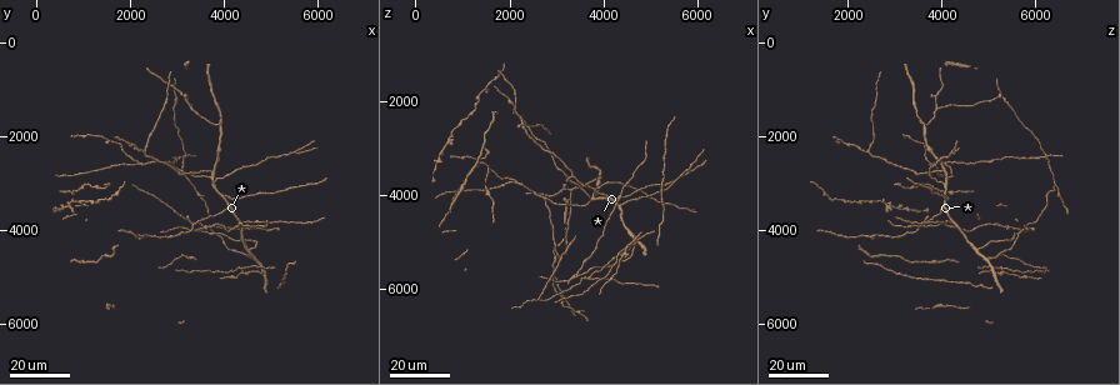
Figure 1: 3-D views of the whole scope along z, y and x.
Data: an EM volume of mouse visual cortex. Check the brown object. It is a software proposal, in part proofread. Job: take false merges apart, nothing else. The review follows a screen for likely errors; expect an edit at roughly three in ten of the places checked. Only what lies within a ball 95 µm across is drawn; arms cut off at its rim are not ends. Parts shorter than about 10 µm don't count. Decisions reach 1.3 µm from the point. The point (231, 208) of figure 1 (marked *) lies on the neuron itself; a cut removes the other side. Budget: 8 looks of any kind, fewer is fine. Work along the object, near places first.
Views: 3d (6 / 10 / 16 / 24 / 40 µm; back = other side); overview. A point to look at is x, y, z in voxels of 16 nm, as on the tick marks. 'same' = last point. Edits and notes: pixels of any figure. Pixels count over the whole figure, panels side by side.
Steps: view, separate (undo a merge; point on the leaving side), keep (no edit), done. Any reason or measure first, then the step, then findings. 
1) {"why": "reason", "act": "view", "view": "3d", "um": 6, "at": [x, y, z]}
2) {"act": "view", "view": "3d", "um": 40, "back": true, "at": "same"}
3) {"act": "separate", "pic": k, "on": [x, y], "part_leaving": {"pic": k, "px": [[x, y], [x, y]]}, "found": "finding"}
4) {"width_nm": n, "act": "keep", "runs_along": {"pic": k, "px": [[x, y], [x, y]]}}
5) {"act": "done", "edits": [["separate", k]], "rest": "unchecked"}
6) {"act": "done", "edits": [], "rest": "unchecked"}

{"why": "three arms meet", "act": "view", "view": "3d", "um": 24, "at": [3850, 1750, 3600]}

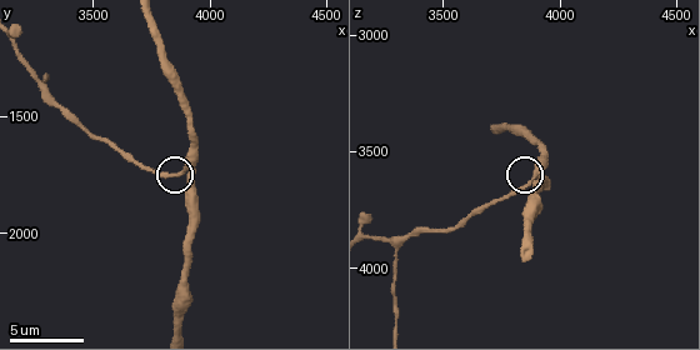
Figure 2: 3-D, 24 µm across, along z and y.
{"act": "view", "view": "3d", "um": 10, "at": [3880, 1730, 3620]}

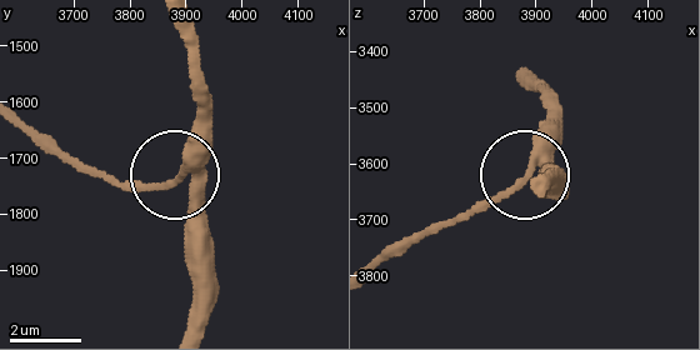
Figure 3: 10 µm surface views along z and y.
{"act": "keep", "runs_along": {"pic": 3, "px": [[543, 193], [536, 145], [560, 113]]}, "found": "all the same neuron"}

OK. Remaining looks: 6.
{"why": "two arms in line, one across", "act": "view", "view": "3d", "um": 24, "at": [2700, 2600, 4050]}

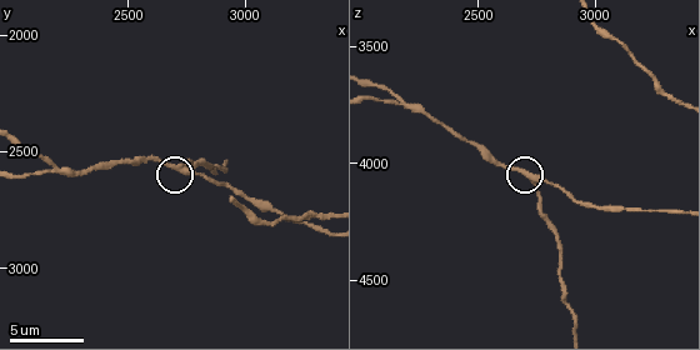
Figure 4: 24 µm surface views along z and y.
{"act": "view", "view": "3d", "um": 10, "at": [2730, 2570, 4060]}

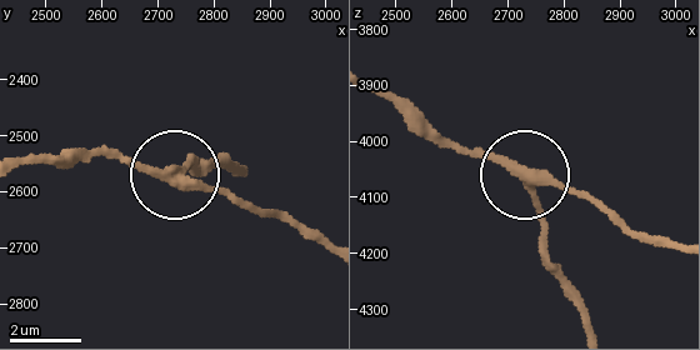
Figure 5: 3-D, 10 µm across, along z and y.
{"arms": 3, "act": "separate", "pic": 5, "on": [188, 163], "found": "a second neuron is stuck on"}

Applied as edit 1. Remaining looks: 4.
{"why": "three-way junction", "act": "view", "view": "3d", "um": 24, "at": [3700, 2850, 4100]}

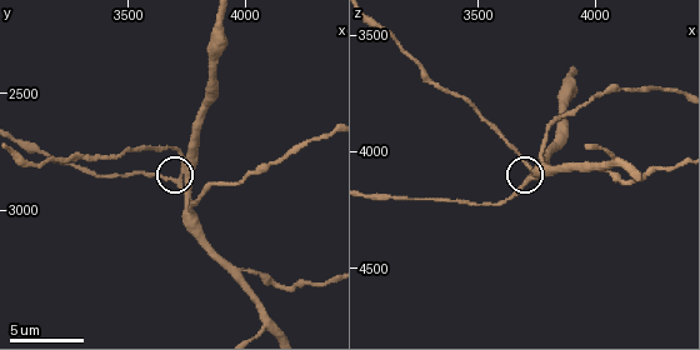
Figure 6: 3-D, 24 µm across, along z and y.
{"why": "zoom in", "act": "view", "view": "3d", "um": 10, "at": [3710, 2880, 4120]}

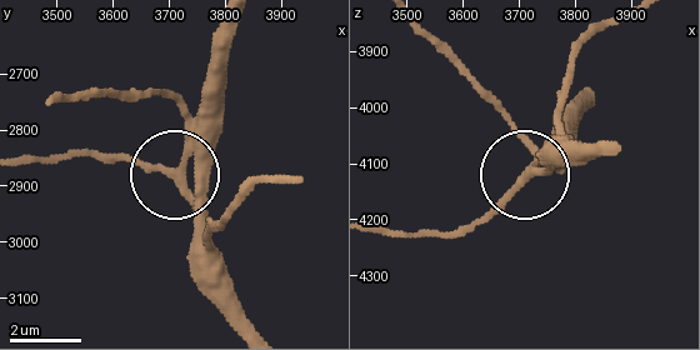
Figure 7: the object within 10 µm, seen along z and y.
{"why": "zoom in", "act": "view", "view": "3d", "um": 6, "at": [3715, 2875, 4115]}

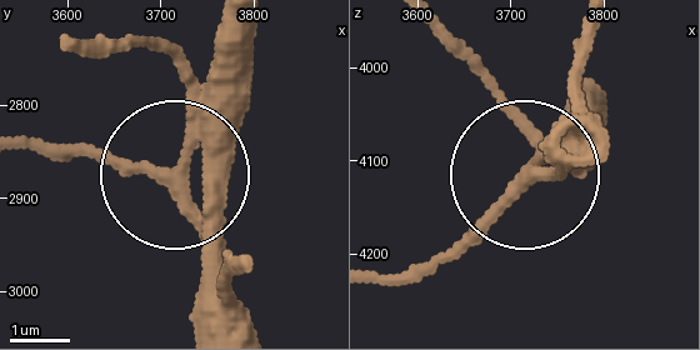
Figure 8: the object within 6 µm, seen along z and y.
{"side_arm_um": 63, "act": "keep", "runs_along": {"pic": 8, "px": [[254, 329], [225, 239], [185, 194], [70, 149]]}, "found": "one neuron here"}

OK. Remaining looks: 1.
{"why": "thin arm on a thick one", "act": "view", "view": "3d", "um": 10, "at": [2160, 2550, 3720]}

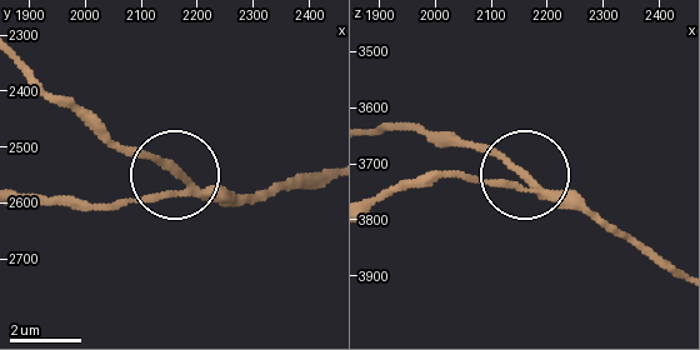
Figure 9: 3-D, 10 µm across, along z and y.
{"width_nm": 200, "act": "keep", "runs_along": {"pic": 9, "px": [[675, 275], [496, 155], [455, 138]]}, "found": "all the same neuron"}

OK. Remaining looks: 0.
{"act": "done", "edits": [["separate", 5]], "rest": "unchecked"}

